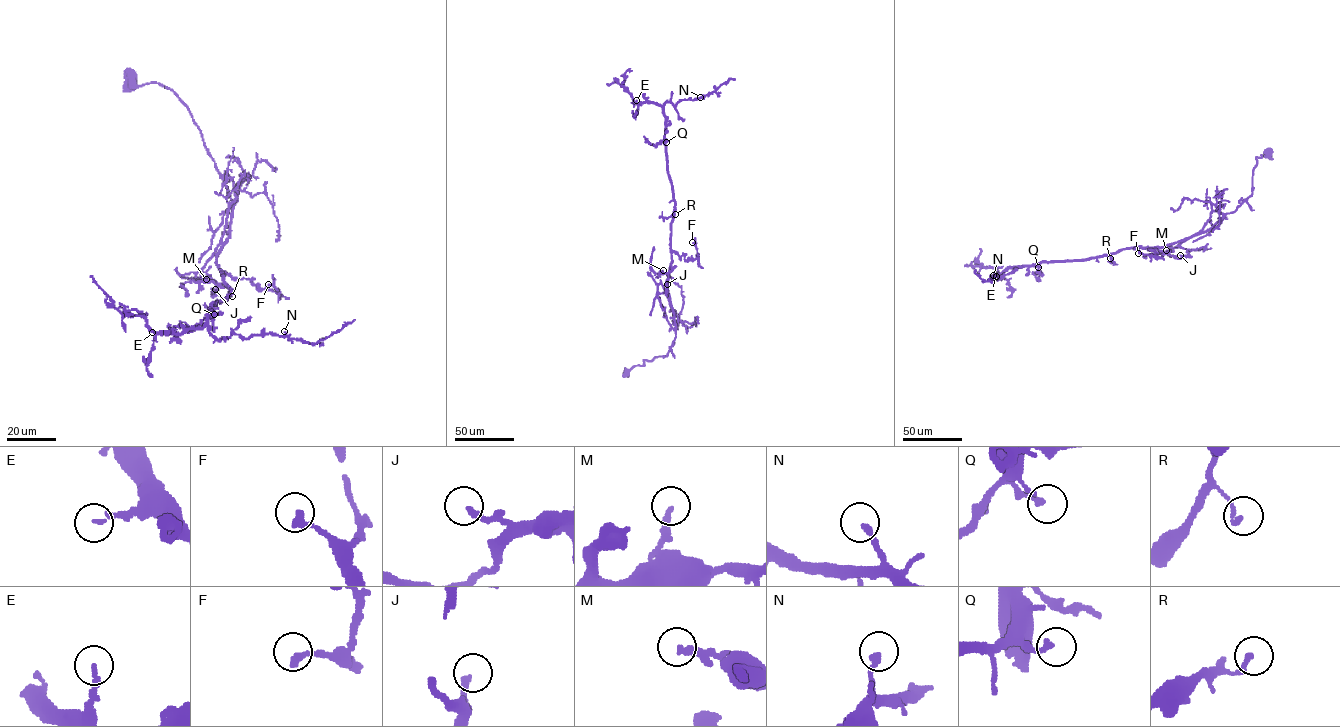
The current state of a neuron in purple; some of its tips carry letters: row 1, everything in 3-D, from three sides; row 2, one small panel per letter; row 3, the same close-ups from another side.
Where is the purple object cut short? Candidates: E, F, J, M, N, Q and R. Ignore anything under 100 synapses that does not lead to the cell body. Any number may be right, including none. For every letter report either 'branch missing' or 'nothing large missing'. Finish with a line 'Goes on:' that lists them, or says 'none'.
E: nothing large missing
F: nothing large missing
J: nothing large missing
M: nothing large missing
N: nothing large missing
Q: nothing large missing
R: nothing large missing
Goes on: none

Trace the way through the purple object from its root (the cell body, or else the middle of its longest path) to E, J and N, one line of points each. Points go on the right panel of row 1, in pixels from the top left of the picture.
E: (1269, 152), (1256, 158), (1252, 194), (1205, 231), (1159, 247), (1013, 266), (996, 276)
J: (1269, 152), (1267, 156), (1256, 158), (1252, 194), (1235, 211), (1206, 231), (1158, 250), (1176, 258), (1180, 255)
N: (1269, 152), (1256, 158), (1252, 194), (1205, 231), (1159, 247), (1013, 266), (1001, 279), (993, 275)

